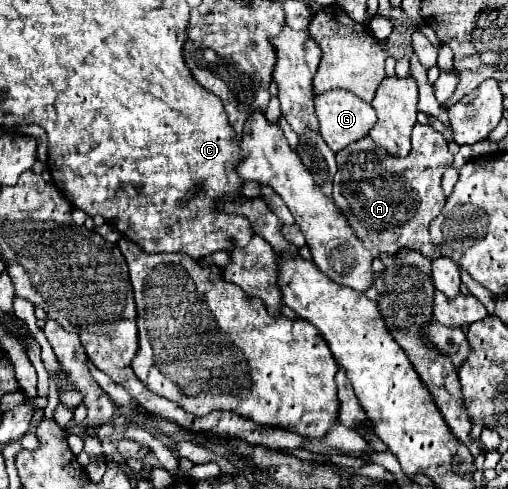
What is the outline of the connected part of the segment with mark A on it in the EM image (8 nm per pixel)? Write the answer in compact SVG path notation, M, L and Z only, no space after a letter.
M415 124L413 134L411 134L413 148L409 156L405 158L395 158L387 152L375 150L359 150L359 146L349 146L337 154L337 176L333 180L333 200L335 206L339 206L341 214L347 218L349 226L355 230L357 238L363 242L365 248L373 250L377 248L381 254L395 254L399 248L415 248L429 256L431 260L439 258L437 246L429 240L429 222L441 214L443 204L445 204L445 194L441 188L441 176L445 168L453 162L453 156L447 150L447 140L443 138L441 132L437 132L433 126L425 124Z

